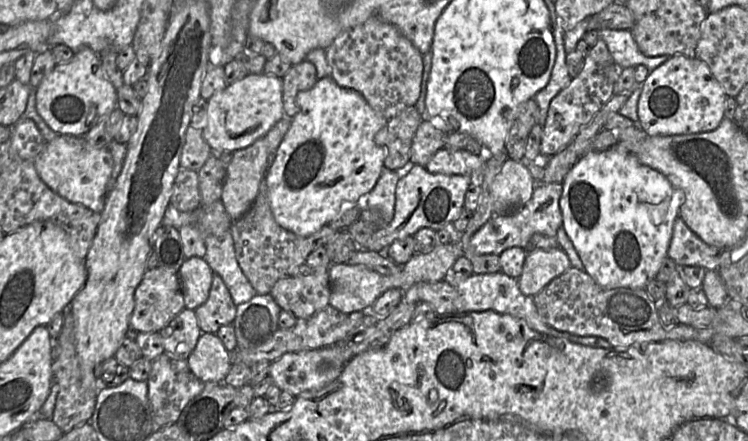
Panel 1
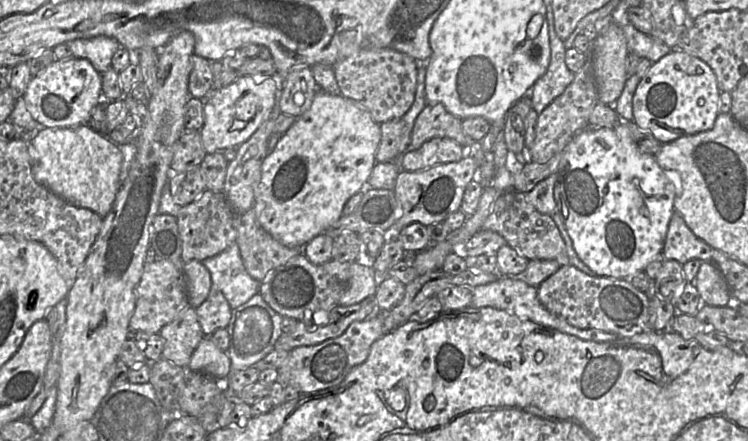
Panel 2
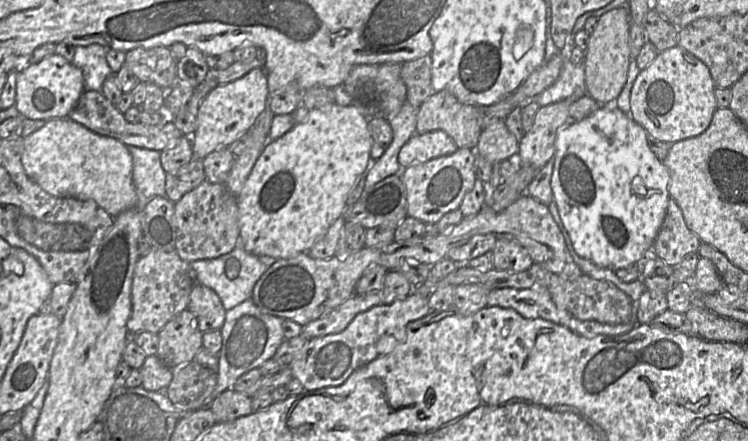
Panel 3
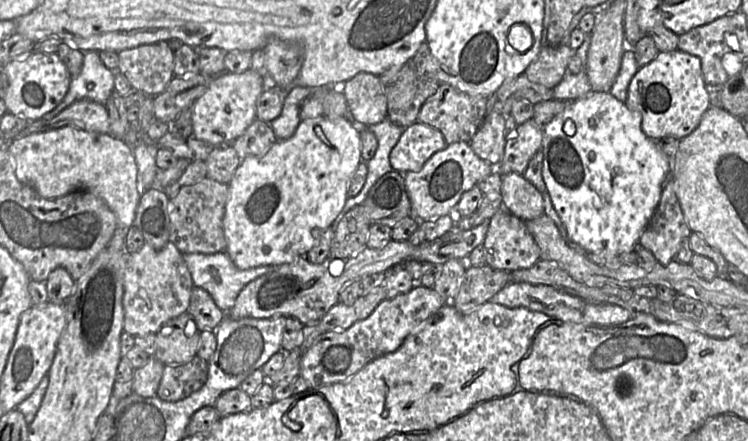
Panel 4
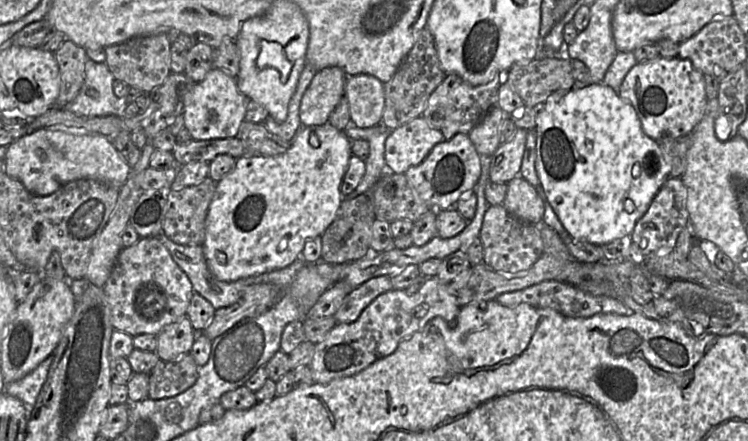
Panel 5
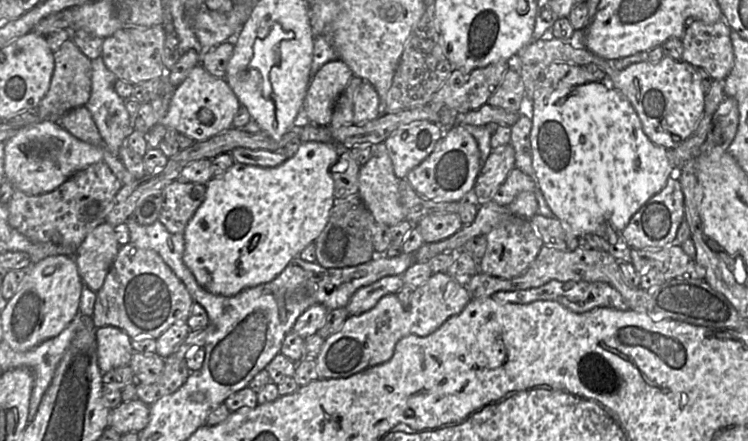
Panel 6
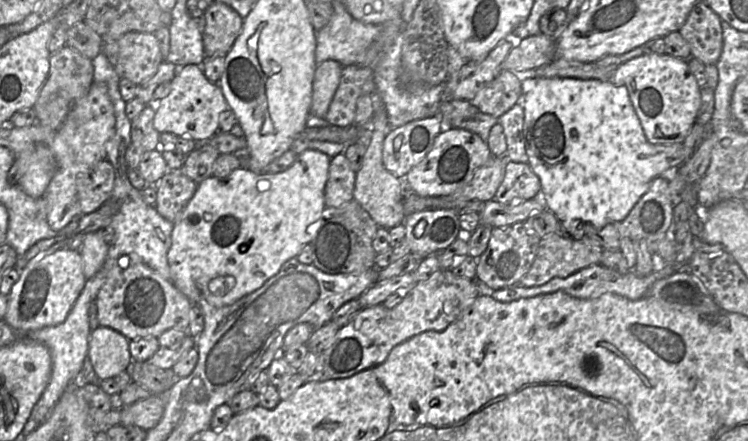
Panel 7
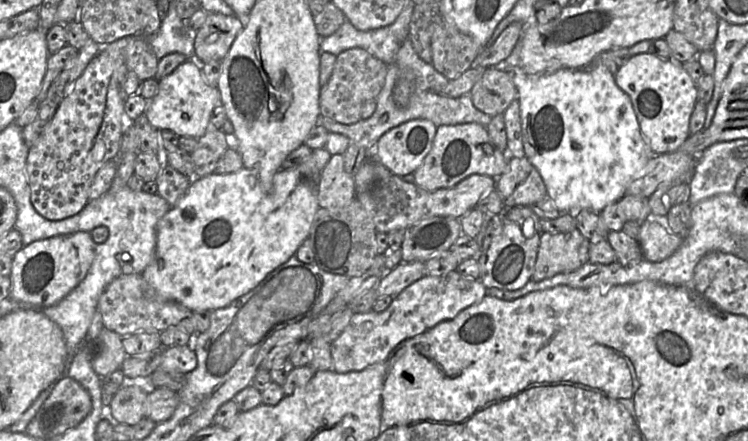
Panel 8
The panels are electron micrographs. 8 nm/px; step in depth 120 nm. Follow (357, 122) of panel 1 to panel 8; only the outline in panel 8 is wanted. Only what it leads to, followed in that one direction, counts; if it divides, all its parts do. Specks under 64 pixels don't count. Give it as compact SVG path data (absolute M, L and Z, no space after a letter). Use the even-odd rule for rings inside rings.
M325 148L312 150L310 157L299 167L287 171L279 170L273 178L272 192L264 192L255 172L247 168L242 168L229 174L219 175L213 173L203 178L193 180L178 203L174 207L171 207L157 224L155 254L151 263L142 273L144 279L160 296L176 301L190 309L192 312L206 312L225 308L236 299L247 294L263 281L269 273L295 255L299 246L309 237L314 216L319 209L318 190L320 176L331 156L332 155Z

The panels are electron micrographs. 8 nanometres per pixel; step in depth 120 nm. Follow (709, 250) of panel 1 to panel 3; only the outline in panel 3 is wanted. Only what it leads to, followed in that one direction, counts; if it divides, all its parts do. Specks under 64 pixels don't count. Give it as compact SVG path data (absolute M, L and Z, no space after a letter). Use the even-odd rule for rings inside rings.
M670 198L664 220L652 245L657 257L671 267L679 267L687 254L698 251L700 244L699 238L687 227L680 207Z

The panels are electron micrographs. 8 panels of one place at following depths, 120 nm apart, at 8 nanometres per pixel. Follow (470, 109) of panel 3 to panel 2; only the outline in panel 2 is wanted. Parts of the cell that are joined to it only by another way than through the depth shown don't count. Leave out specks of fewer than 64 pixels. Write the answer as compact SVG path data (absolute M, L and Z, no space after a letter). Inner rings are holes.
M441 103L427 104L416 119L407 151L420 148L433 138L448 138L467 149L474 142L465 135L462 119L449 113Z

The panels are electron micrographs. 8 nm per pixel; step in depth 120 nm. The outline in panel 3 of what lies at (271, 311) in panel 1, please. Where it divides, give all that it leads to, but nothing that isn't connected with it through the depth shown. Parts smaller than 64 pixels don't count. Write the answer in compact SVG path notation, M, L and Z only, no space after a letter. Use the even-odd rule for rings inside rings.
M247 299L226 311L225 321L220 329L222 346L218 353L217 384L212 394L212 400L225 390L233 389L240 376L254 368L259 368L268 359L273 358L285 339L284 320L288 319L262 312L252 299Z

